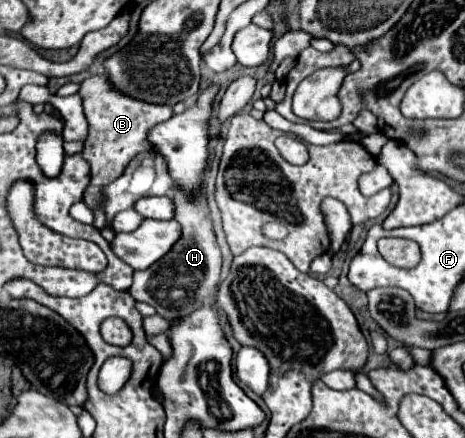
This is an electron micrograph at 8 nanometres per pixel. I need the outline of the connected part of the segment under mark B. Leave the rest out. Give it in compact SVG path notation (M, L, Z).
M106 75L88 77L80 85L80 97L84 101L84 113L88 117L90 133L84 141L84 151L80 153L90 165L90 185L106 187L110 181L116 181L126 165L138 155L154 151L154 145L148 141L148 131L172 117L170 105L150 105L146 101L138 101L126 97L126 93L114 89Z

